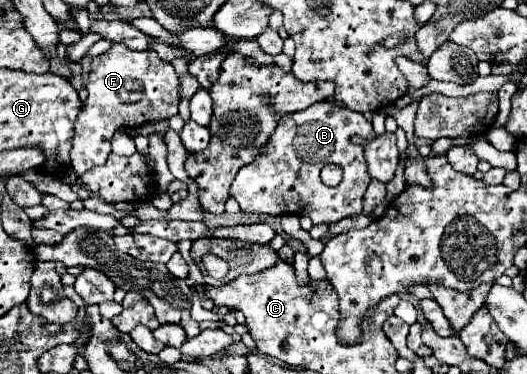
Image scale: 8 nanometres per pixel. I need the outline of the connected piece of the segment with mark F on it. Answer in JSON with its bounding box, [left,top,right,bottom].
[72,44,180,176]

